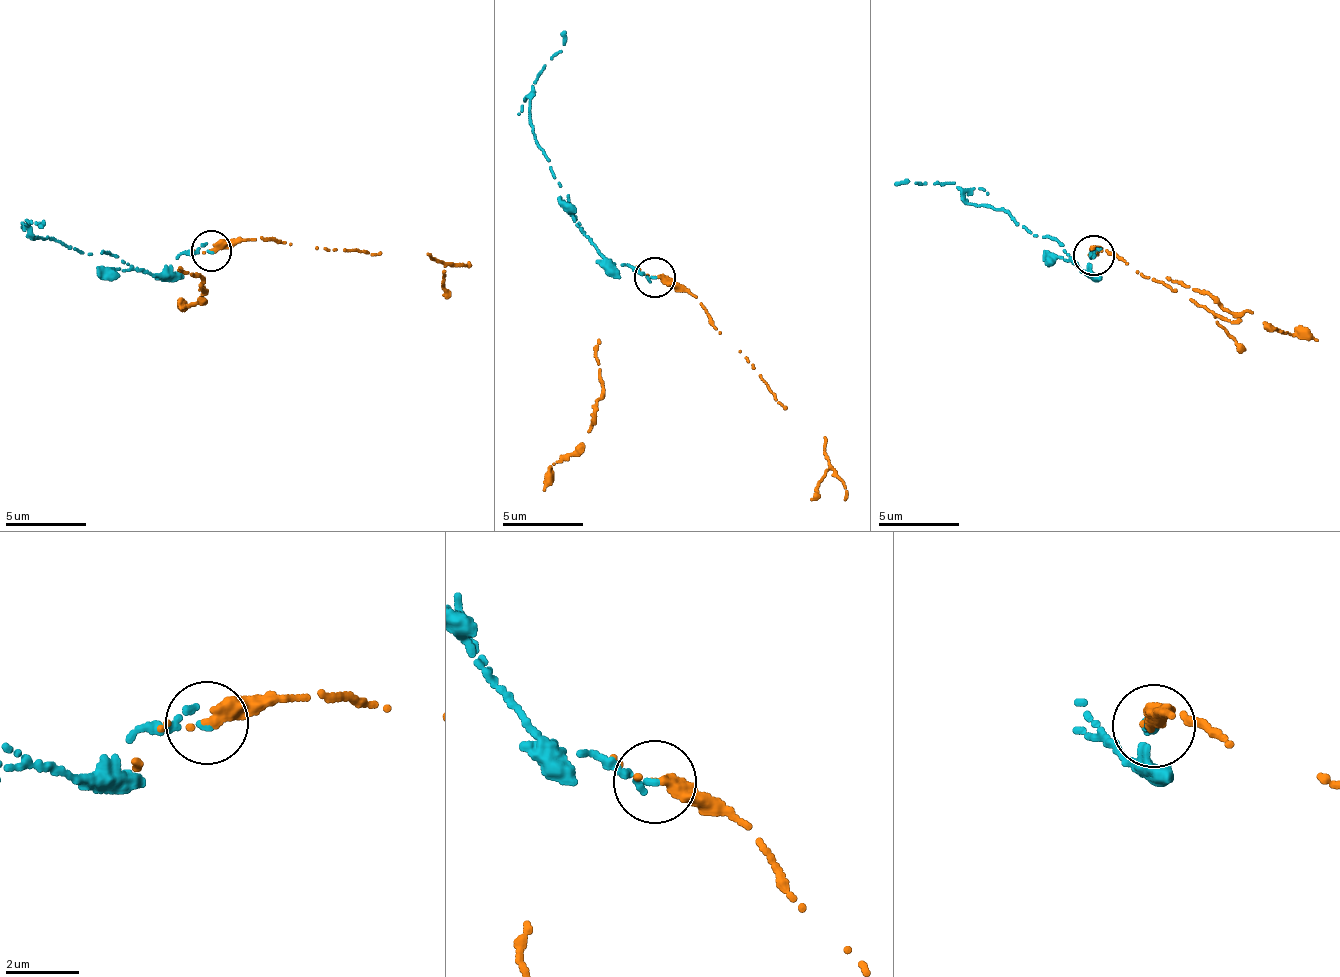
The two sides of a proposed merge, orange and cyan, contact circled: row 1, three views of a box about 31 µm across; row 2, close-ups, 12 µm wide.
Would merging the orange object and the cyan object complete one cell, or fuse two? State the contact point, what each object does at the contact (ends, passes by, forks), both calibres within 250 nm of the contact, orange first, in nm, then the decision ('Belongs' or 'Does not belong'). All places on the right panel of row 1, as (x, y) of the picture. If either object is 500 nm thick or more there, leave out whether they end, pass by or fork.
Place: (1093, 255). At the ring orange ends. At the ring cyan ends. Thickness 400 nm (orange) against 100 nm. Does not belong

